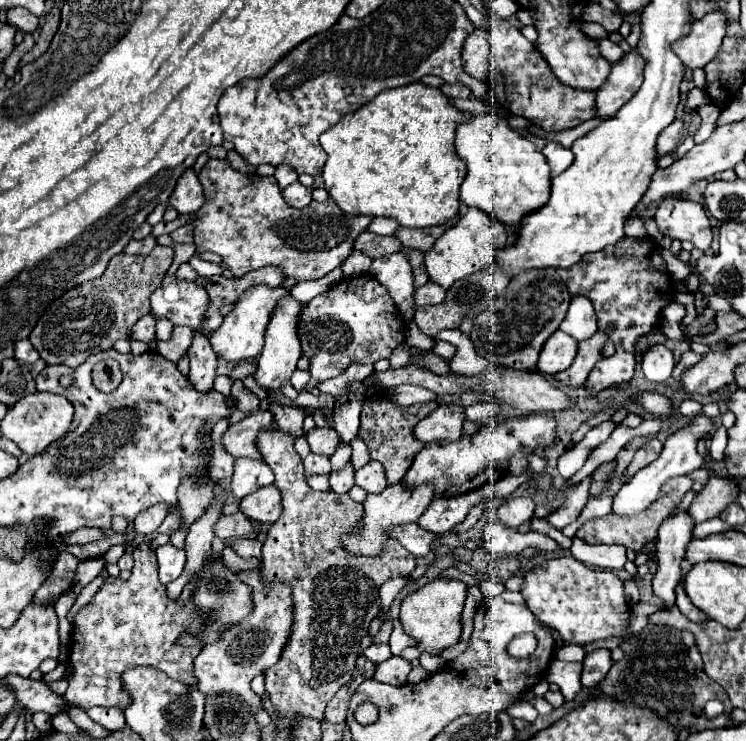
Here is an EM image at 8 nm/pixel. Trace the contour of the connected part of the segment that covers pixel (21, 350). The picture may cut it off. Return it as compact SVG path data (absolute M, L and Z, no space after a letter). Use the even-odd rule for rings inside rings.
M22 339L16 343L16 359L20 363L36 363L40 359L40 353L32 347L32 343L28 339Z

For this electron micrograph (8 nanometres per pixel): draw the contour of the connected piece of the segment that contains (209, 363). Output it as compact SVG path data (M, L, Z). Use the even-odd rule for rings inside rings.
M194 331L192 345L188 349L190 357L190 375L188 379L194 383L198 391L212 389L214 377L216 377L216 355L212 353L212 347L204 335Z

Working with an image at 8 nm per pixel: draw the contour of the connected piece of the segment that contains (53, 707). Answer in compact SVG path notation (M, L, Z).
M8 675L8 683L12 683L12 691L16 691L16 703L26 711L44 711L48 715L56 715L60 707L66 703L60 695L52 693L46 683L34 679L20 679L18 675Z

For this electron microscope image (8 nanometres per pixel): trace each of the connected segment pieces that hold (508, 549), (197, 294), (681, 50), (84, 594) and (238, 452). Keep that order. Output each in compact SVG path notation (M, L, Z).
M490 519L484 527L484 547L490 555L496 557L512 557L520 555L524 549L540 549L540 551L554 551L558 543L546 535L536 531L532 533L518 533L516 529L508 529L498 519Z
M164 277L162 285L150 295L152 313L166 317L174 325L200 329L208 311L208 293L194 281Z
M712 11L700 21L692 21L692 31L672 43L672 51L680 57L684 67L696 69L704 67L720 49L726 27L726 15L720 11Z
M109 575L106 577L98 576L82 590L82 592L78 595L74 605L72 605L72 609L68 611L68 619L70 619L70 621L76 617L78 609L81 609L91 601L92 597L98 592L108 577Z
M256 411L244 421L230 425L222 437L222 445L228 453L238 457L252 457L260 459L260 451L256 447L256 439L260 431L268 431L274 427L274 419L270 411Z

